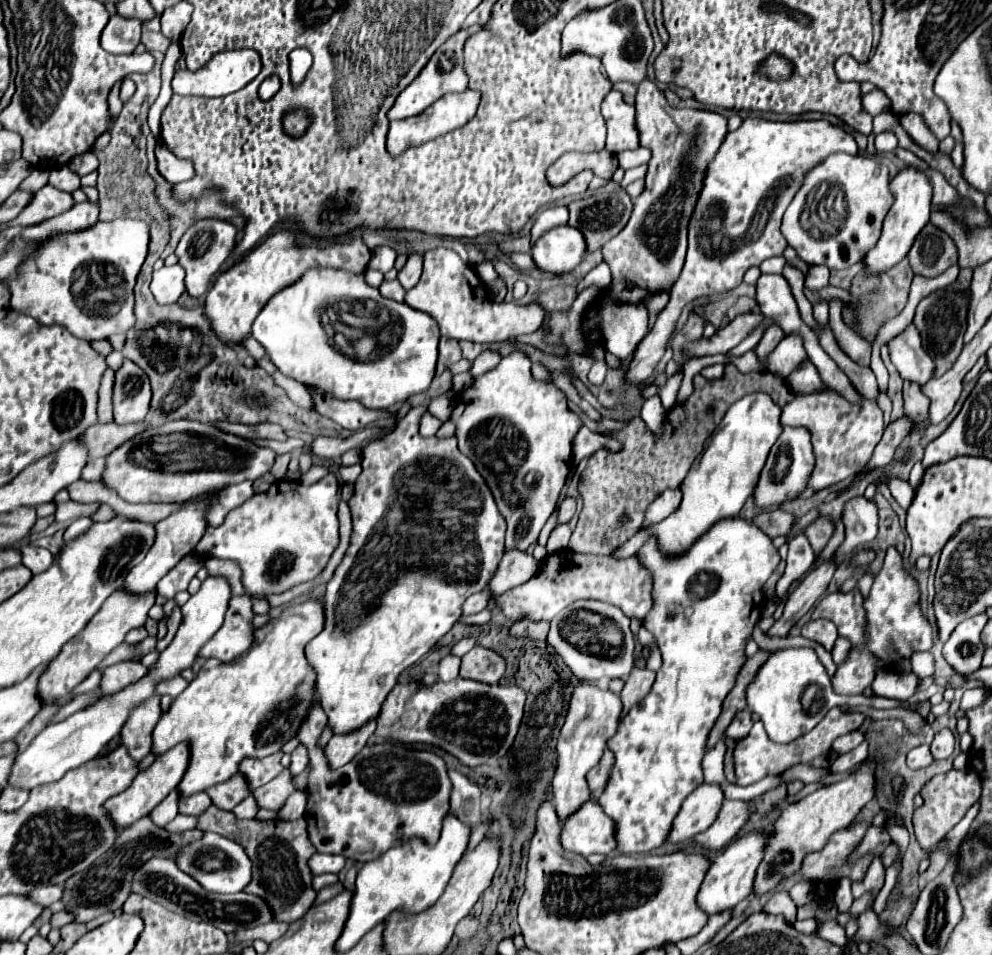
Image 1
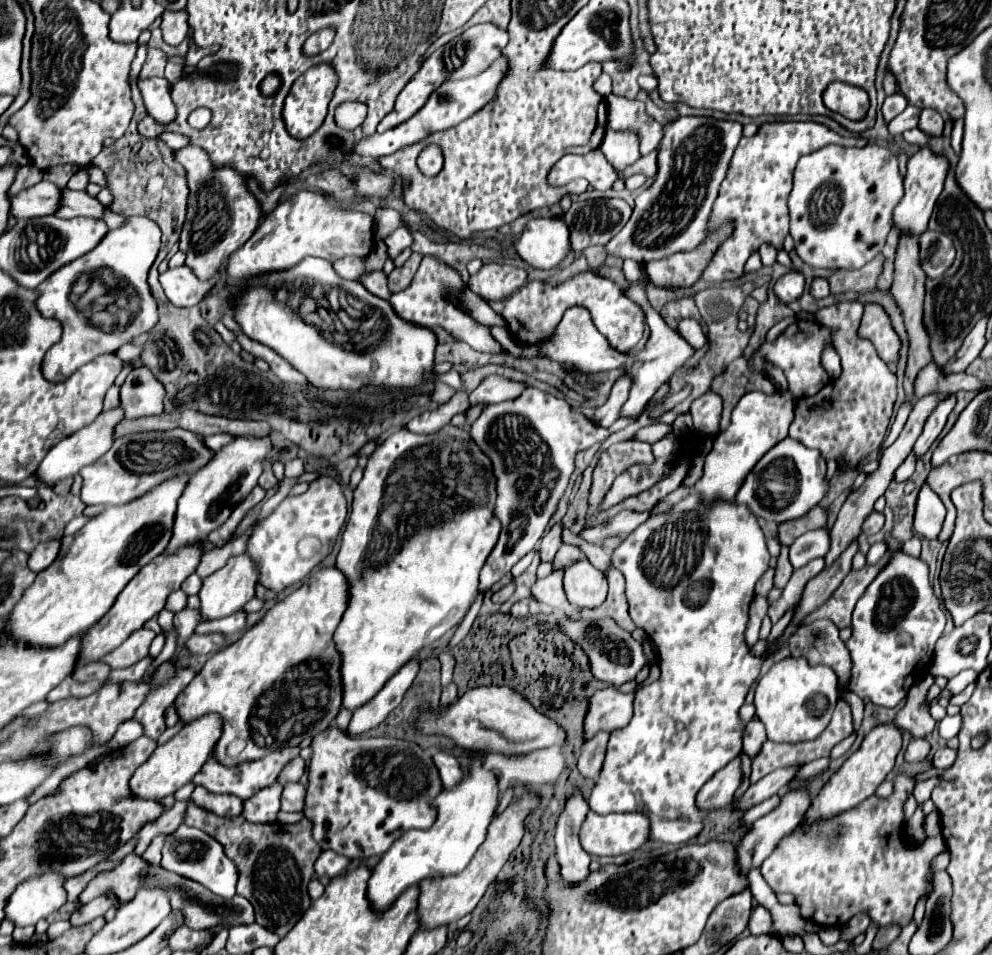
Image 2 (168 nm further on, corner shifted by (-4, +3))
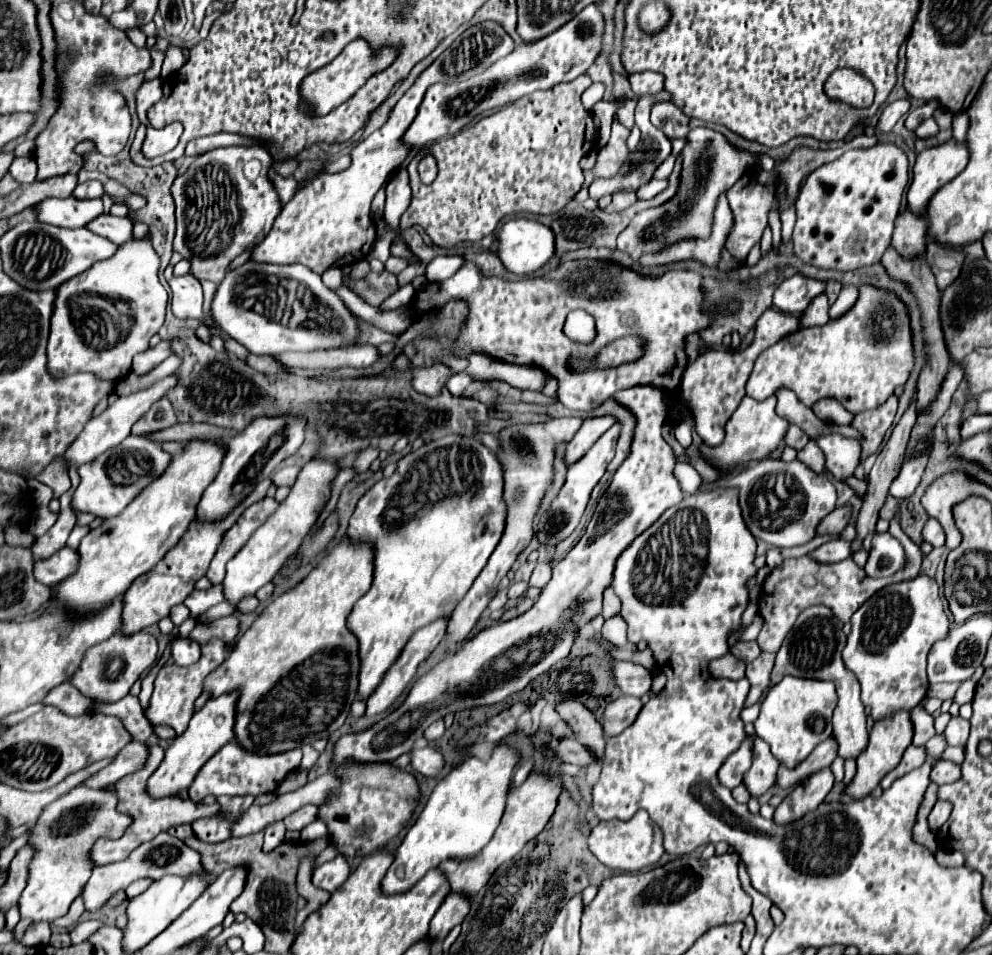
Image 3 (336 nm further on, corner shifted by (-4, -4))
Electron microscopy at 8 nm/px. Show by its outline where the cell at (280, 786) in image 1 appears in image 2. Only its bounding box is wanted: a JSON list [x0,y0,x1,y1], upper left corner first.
[282,782,306,812]

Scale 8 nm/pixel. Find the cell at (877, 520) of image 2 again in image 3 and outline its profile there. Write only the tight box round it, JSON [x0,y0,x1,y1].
[866,533,904,577]

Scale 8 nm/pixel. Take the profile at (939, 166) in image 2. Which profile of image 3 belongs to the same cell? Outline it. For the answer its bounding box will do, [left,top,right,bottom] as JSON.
[906,139,968,217]

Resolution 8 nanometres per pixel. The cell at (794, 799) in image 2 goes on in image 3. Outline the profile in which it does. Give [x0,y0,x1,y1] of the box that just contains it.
[774,767,834,825]

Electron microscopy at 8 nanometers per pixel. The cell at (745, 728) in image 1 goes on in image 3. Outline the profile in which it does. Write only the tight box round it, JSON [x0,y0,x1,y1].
[746,737,780,797]

